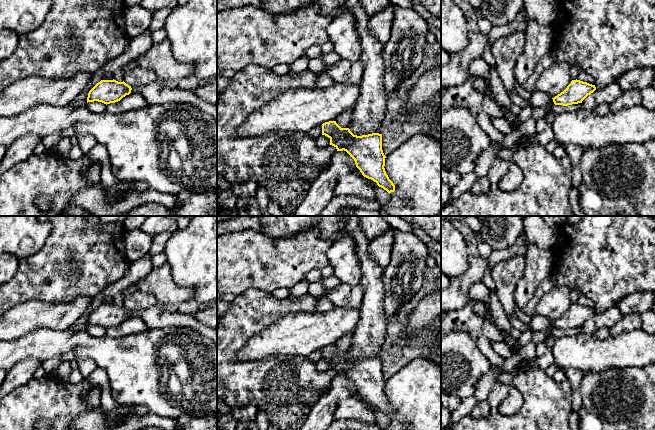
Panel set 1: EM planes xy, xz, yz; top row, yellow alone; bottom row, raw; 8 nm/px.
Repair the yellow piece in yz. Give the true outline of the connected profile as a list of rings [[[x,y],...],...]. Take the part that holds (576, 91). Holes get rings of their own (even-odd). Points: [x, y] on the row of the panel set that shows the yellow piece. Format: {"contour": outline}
{"contour": [[[576,79],[572,80],[563,92],[552,99],[555,105],[568,106],[578,104],[582,103],[582,101],[595,90],[595,85]]]}

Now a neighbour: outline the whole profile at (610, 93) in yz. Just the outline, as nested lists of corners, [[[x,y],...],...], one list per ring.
[[[613,82],[606,85],[604,88],[596,89],[593,93],[588,95],[581,103],[582,110],[593,110],[601,104],[611,105],[614,103],[624,91],[620,86]]]

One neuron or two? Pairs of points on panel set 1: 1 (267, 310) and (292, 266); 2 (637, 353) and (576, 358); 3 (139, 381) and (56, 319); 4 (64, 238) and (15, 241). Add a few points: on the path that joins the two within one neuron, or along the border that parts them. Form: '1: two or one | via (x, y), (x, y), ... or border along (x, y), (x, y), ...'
1: two | border along (248, 289), (260, 289), (271, 293)
2: one | via (622, 353), (591, 355)
3: two | border along (44, 328), (68, 329)
4: two | border along (51, 226), (45, 243), (34, 253), (28, 255)

